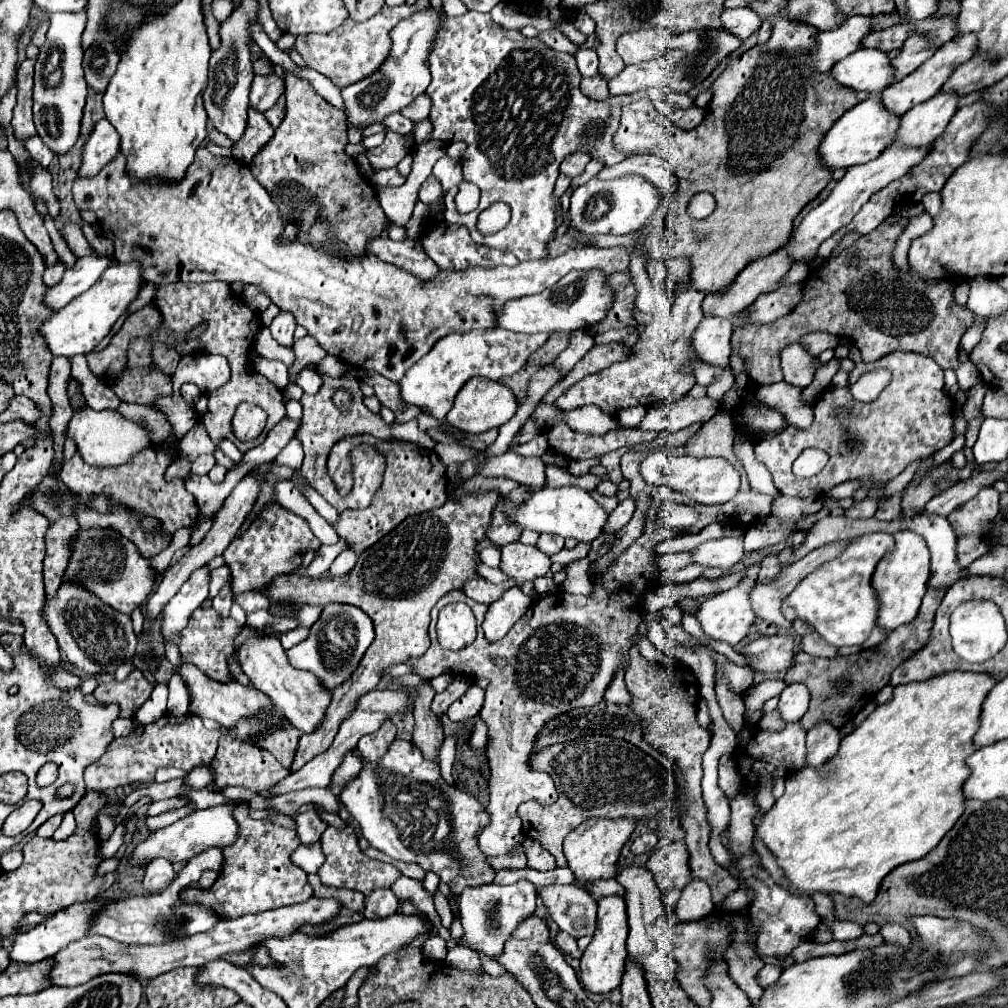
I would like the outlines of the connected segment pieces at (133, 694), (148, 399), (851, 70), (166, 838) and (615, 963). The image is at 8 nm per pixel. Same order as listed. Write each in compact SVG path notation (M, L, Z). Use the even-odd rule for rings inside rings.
M133 669L125 681L109 681L99 684L95 698L103 704L117 703L121 707L121 717L133 717L135 711L149 699L153 685L145 683L141 671Z
M133 339L129 343L127 367L115 383L109 383L111 391L127 403L149 405L159 395L173 393L171 377L159 371L151 359L151 343L145 339Z
M859 49L847 55L839 63L835 63L831 75L845 87L873 95L881 93L893 83L893 67L887 53L875 49Z
M219 805L213 809L205 809L205 811L193 811L191 815L179 819L177 823L155 831L153 835L147 837L147 841L143 841L135 849L133 859L131 859L131 867L143 867L157 857L163 857L171 863L187 863L191 857L195 857L203 849L231 845L235 841L235 833L237 833L237 823L231 817L231 813L233 813L231 809L233 809L231 805Z
M605 897L599 901L599 911L597 911L597 929L593 935L593 941L585 949L581 957L581 985L589 993L597 995L607 995L615 987L619 987L623 971L625 971L625 941L627 941L627 911L625 911L625 901L621 897Z

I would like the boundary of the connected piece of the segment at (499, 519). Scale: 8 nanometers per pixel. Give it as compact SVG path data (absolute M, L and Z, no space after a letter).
M497 505L493 521L491 521L489 541L493 545L507 545L507 543L517 541L519 535L521 535L519 527L515 527L515 523L507 523L507 519L503 519L503 511L499 511L499 505Z

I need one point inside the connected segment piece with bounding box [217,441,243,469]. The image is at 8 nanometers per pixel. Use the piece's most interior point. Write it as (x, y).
(227, 447)

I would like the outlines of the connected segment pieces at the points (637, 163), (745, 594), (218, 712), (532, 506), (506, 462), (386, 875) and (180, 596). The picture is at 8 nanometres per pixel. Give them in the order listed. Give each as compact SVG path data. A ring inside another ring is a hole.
M639 155L639 157L629 157L623 163L617 163L613 167L603 167L599 173L599 179L617 179L621 175L639 175L647 179L651 185L659 187L659 193L663 197L671 195L677 179L669 167L669 163L657 155Z
M753 565L747 569L747 579L737 585L735 589L729 589L729 591L723 591L723 593L717 593L709 599L705 599L699 609L697 609L697 621L701 623L701 629L715 641L725 641L729 645L737 645L749 631L749 627L753 625L755 621L755 613L751 609L751 601L749 601L749 593L751 589L755 587L755 581L757 581L757 573L759 573L759 565Z
M183 663L181 675L187 677L187 683L189 683L189 689L191 689L191 697L193 697L189 711L195 713L195 715L209 717L209 719L213 719L213 721L217 721L219 725L225 725L225 727L235 727L235 723L239 723L239 719L257 715L259 711L269 711L269 713L275 713L275 715L281 717L281 713L271 703L271 699L267 699L265 693L261 693L261 691L257 691L253 687L245 687L245 685L237 683L237 681L221 683L221 681L209 679L193 663Z
M555 487L555 489L539 489L519 507L511 507L505 503L507 515L517 521L523 529L535 529L539 533L553 533L561 537L577 539L579 543L591 543L603 531L607 523L607 511L583 489L579 487Z
M507 451L499 457L487 459L479 473L485 477L509 477L521 485L539 489L543 484L544 471L541 457L521 457L513 451Z
M349 823L345 825L345 829L337 829L333 825L327 825L327 829L321 835L321 845L323 845L323 853L325 853L325 863L323 863L323 867L317 873L319 873L323 885L331 887L331 883L333 883L333 887L351 889L353 887L351 885L353 883L353 875L355 875L355 887L363 895L367 895L367 893L371 893L377 887L391 887L393 881L401 875L393 865L387 865L387 863L381 863L381 861L365 857L361 853L359 845L357 845L355 829ZM345 879L347 879L347 883L345 883Z
M207 565L195 569L179 593L167 603L161 621L161 635L167 641L179 643L179 633L185 629L189 615L209 597L209 581L211 571Z

